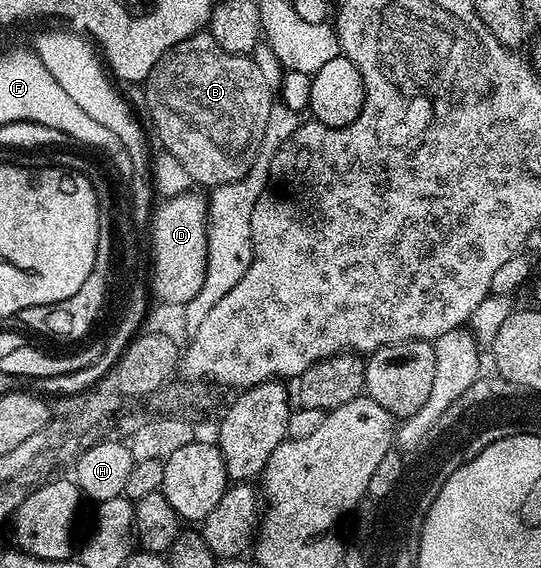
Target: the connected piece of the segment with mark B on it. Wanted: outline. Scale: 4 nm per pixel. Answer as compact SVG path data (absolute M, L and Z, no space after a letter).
M201 30L187 36L154 62L148 79L143 81L144 104L152 119L152 128L160 139L159 147L174 154L177 165L187 174L189 181L207 186L219 186L239 180L242 175L240 163L244 151L253 143L262 121L268 115L270 90L262 78L262 70L253 62L251 55L239 56L218 46L207 31Z

